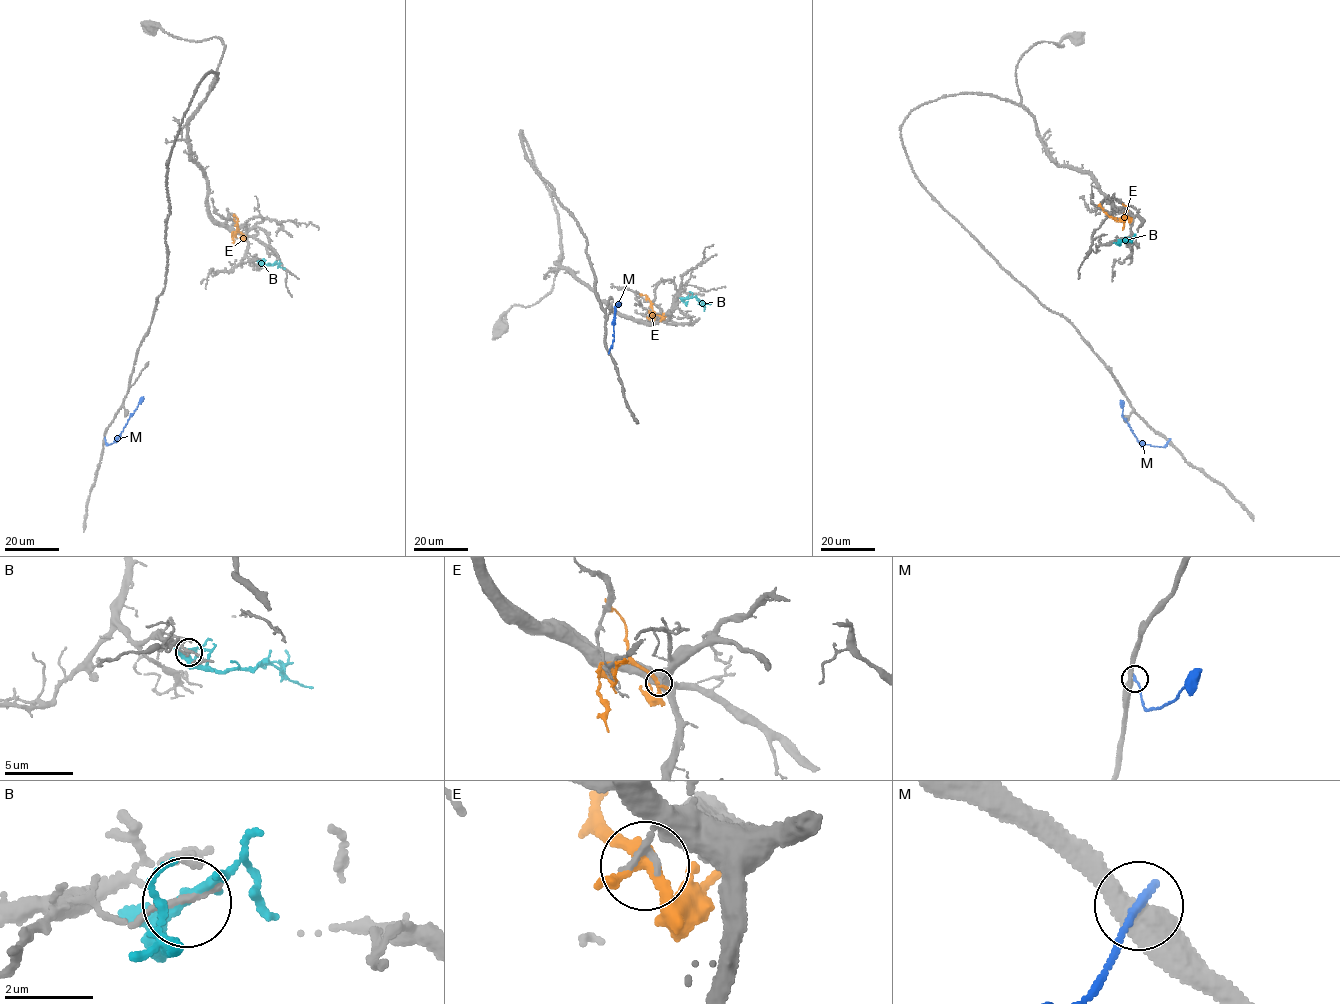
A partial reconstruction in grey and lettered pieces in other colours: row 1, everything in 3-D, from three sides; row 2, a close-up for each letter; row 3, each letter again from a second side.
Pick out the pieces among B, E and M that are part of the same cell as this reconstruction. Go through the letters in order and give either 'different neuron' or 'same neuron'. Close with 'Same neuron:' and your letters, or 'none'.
B: different neuron
E: different neuron
M: different neuron
Same neuron: none

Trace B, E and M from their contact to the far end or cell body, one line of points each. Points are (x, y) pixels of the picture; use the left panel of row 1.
B: (260, 261), (278, 266), (279, 261)
E: (244, 235), (236, 232), (235, 236), (237, 220), (233, 214)
M: (104, 439), (109, 445), (117, 440), (143, 397)

